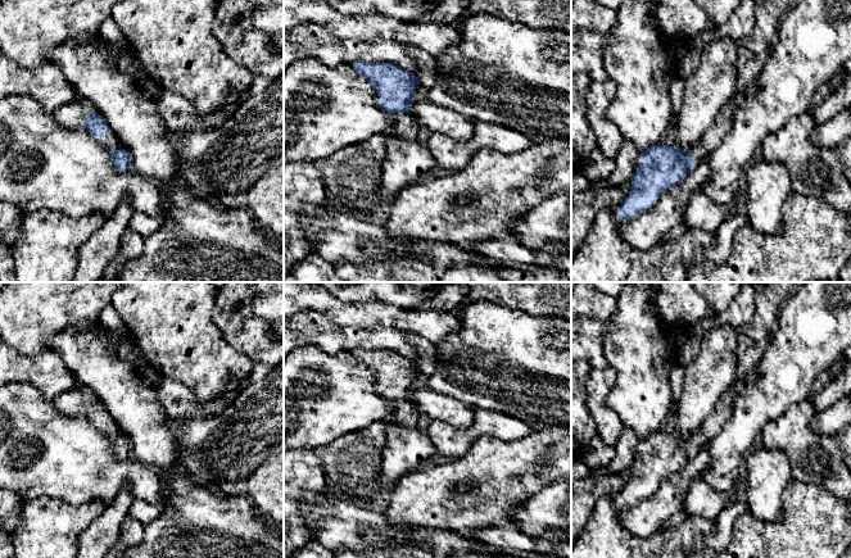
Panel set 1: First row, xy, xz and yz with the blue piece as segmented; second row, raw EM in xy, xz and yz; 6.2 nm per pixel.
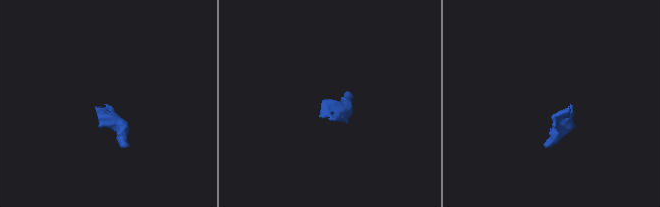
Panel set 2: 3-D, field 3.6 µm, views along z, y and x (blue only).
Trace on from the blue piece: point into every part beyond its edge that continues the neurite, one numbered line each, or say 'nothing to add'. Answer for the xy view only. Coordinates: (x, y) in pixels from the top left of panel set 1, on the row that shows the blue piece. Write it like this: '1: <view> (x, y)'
1: xy (73, 116)

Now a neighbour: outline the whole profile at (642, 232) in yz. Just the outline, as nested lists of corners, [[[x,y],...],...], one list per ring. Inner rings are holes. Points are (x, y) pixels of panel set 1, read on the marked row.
[[[698,162],[697,167],[678,185],[661,192],[657,203],[637,217],[621,221],[619,235],[632,250],[648,250],[658,240],[683,221],[693,194],[710,177],[707,162]]]

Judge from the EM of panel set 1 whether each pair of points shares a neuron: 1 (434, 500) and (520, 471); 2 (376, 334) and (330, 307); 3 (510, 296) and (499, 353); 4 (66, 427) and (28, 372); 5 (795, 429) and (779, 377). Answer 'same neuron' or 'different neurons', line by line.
1: same neuron
2: different neurons
3: different neurons
4: different neurons
5: different neurons

